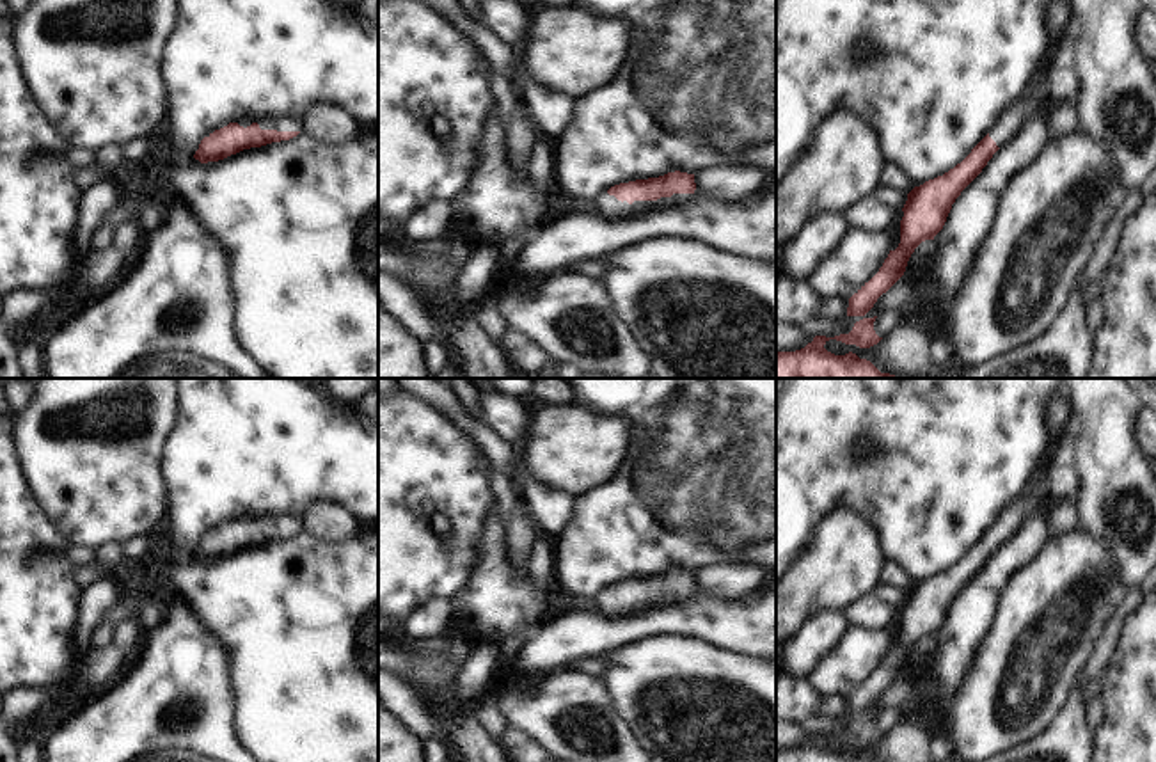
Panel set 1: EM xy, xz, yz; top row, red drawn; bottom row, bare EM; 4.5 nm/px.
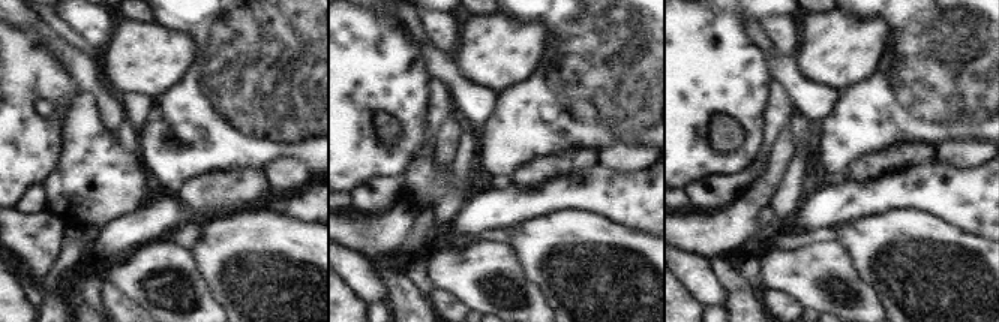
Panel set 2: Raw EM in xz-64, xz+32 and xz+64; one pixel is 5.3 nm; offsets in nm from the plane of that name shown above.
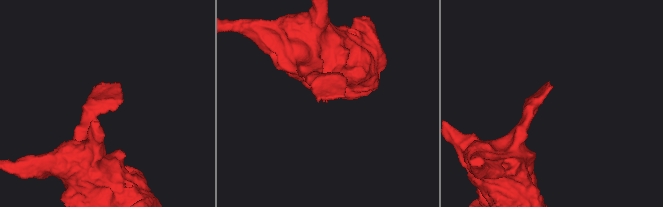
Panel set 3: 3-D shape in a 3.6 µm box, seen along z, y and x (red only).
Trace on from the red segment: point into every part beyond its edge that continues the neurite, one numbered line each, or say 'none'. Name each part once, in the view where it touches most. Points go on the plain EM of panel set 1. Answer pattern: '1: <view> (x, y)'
1: xz (608, 604)

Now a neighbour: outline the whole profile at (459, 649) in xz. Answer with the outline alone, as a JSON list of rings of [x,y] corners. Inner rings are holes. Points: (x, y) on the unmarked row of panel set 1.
[[[449,638],[449,647],[446,650],[447,657],[449,657],[449,664],[453,668],[453,671],[456,673],[456,670],[462,666],[463,659],[476,648],[476,645],[462,639],[462,638]]]

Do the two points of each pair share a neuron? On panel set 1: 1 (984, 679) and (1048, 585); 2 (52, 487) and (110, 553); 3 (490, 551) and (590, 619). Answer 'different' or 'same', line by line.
1: same
2: different
3: different

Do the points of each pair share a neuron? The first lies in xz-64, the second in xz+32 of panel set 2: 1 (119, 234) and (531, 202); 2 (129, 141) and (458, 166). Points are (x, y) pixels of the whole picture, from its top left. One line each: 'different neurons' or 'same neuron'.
1: same neuron
2: same neuron

